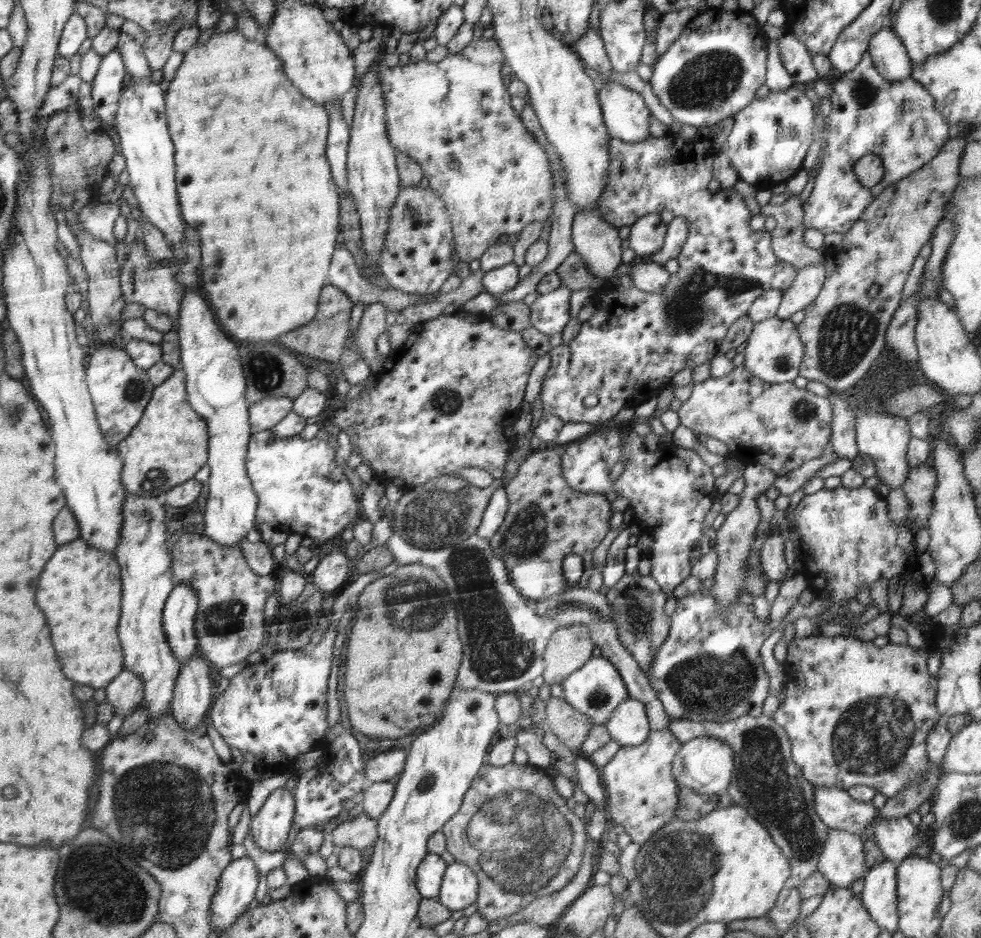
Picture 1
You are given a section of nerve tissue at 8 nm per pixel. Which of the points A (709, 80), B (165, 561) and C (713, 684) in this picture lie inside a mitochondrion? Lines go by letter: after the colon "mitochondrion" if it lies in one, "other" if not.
A: mitochondrion
B: other
C: mitochondrion

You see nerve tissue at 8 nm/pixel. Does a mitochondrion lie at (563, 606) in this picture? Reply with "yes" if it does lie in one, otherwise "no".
yes

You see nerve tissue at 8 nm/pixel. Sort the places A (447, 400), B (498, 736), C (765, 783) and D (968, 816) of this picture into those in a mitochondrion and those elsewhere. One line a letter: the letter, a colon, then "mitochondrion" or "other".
A: mitochondrion
B: other
C: mitochondrion
D: mitochondrion

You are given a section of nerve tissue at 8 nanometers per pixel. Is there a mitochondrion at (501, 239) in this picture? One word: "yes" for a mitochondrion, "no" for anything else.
no

